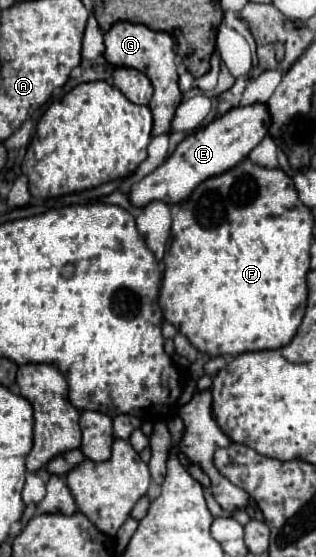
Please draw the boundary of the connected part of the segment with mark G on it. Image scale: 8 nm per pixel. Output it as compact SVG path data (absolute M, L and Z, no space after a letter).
M117 22L105 34L105 46L107 46L105 58L113 66L129 66L129 68L135 68L135 70L147 74L147 78L151 80L151 84L155 88L155 94L149 102L149 108L153 112L153 136L169 134L171 120L183 98L183 94L177 86L177 64L175 64L175 52L173 52L173 38L167 32L155 32L143 24Z

